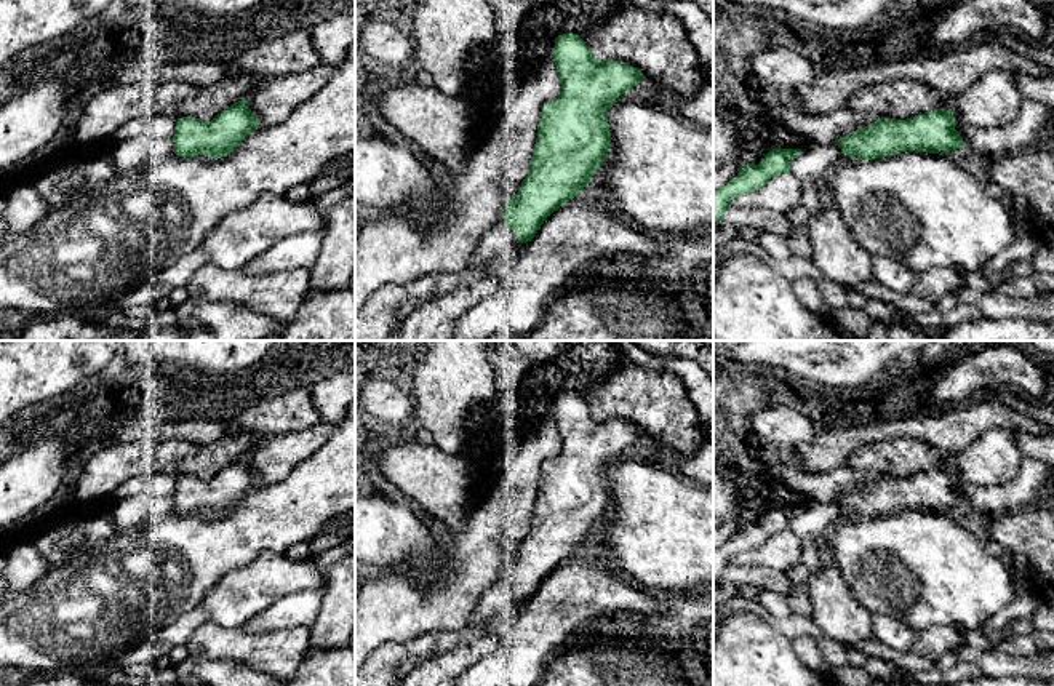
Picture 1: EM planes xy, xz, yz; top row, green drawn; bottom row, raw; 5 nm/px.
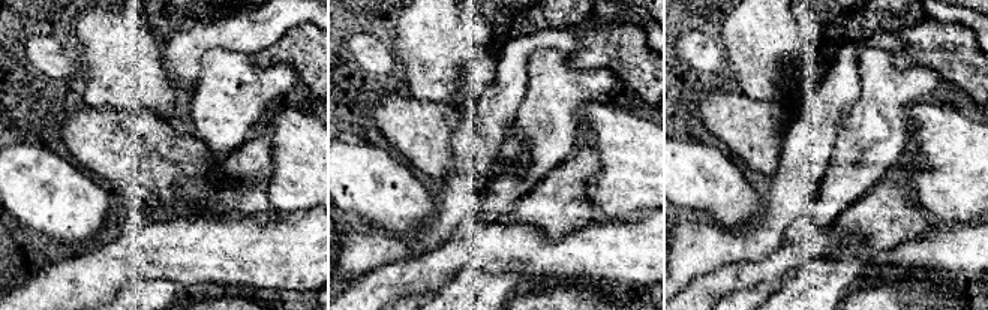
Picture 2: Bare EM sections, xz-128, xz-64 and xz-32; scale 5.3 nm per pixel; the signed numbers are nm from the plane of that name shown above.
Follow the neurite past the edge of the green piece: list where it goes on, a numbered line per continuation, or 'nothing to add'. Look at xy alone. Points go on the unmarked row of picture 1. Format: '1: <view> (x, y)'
nothing to add

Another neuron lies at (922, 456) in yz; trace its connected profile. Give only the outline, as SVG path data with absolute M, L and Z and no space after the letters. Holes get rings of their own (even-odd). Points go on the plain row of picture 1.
M899 437L859 448L849 456L848 465L875 478L881 475L907 478L936 467L948 467L950 461L929 443Z

